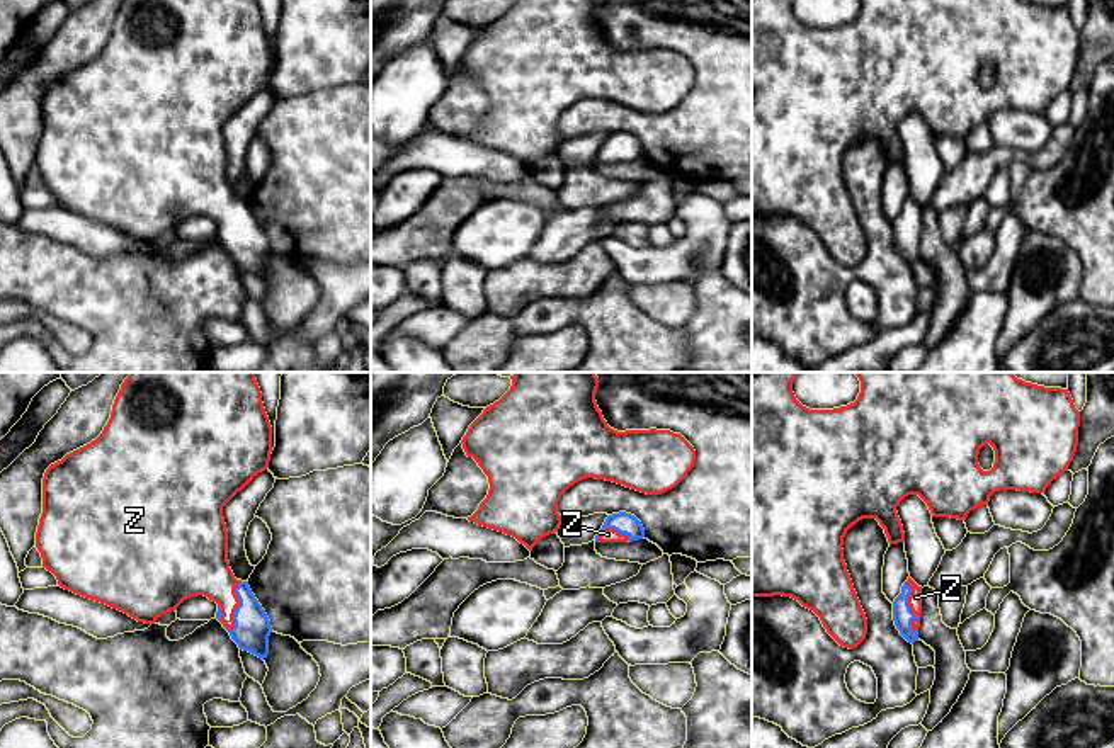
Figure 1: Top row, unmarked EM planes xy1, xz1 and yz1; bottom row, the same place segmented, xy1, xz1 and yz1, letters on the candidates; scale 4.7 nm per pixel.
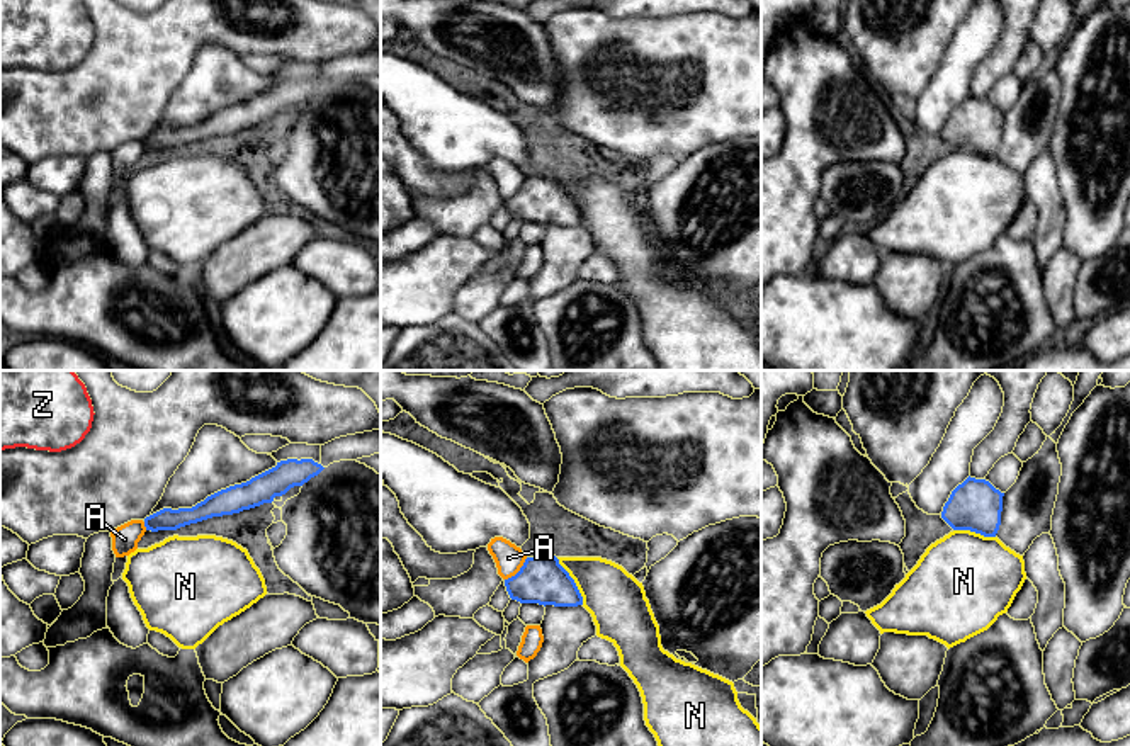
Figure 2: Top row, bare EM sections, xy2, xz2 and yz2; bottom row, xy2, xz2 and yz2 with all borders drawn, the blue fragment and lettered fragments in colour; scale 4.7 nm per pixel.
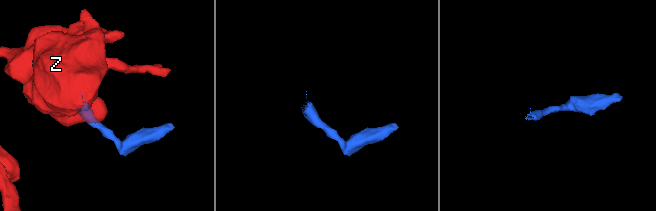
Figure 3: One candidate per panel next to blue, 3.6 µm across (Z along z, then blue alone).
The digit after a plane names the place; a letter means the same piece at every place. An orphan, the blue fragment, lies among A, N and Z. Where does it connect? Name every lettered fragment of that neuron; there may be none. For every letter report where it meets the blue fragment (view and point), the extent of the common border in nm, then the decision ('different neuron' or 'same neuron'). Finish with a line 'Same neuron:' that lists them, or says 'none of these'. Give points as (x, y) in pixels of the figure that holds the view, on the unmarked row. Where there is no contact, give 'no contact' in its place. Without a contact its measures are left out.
A: contact xz2 (519, 191); length 160 nm; different neuron
N: contact xz2 (573, 201); length 260 nm; same neuron
Z: contact xy1 (238, 225); length 260 nm; different neuron
Same neuron: N

